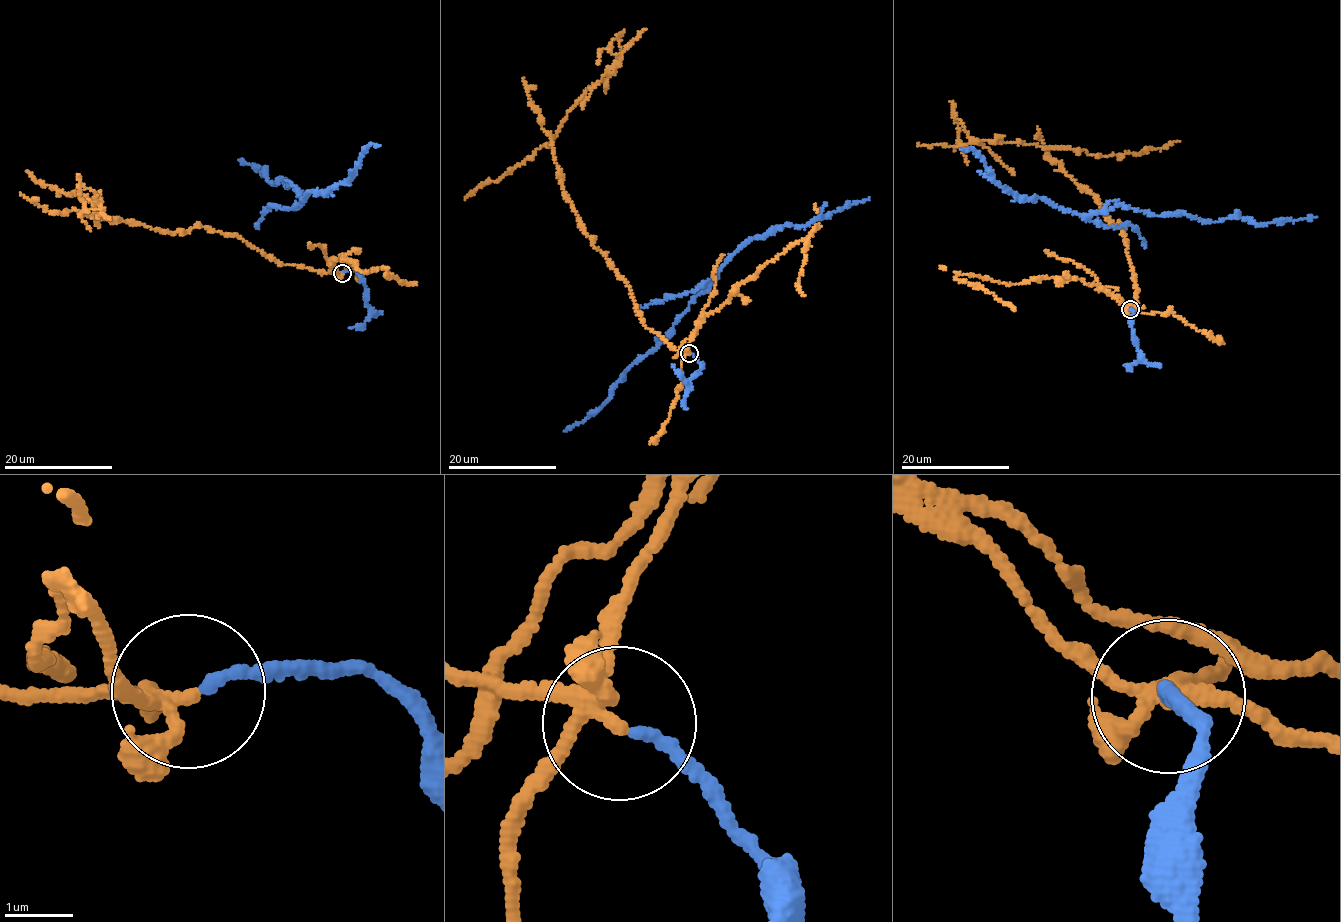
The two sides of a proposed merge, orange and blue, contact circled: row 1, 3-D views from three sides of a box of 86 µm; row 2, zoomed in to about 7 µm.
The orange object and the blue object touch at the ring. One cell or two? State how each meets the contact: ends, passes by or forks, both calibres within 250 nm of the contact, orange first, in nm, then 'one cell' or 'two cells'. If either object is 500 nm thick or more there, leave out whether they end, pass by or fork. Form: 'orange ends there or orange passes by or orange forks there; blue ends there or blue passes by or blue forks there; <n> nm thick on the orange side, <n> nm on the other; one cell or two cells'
orange forks there; blue ends there; 180 nm thick on the orange side, 160 nm on the other; two cells

